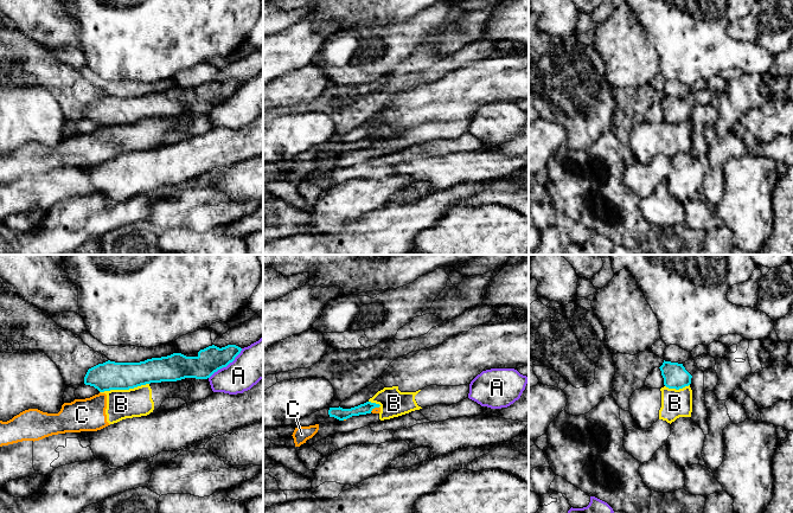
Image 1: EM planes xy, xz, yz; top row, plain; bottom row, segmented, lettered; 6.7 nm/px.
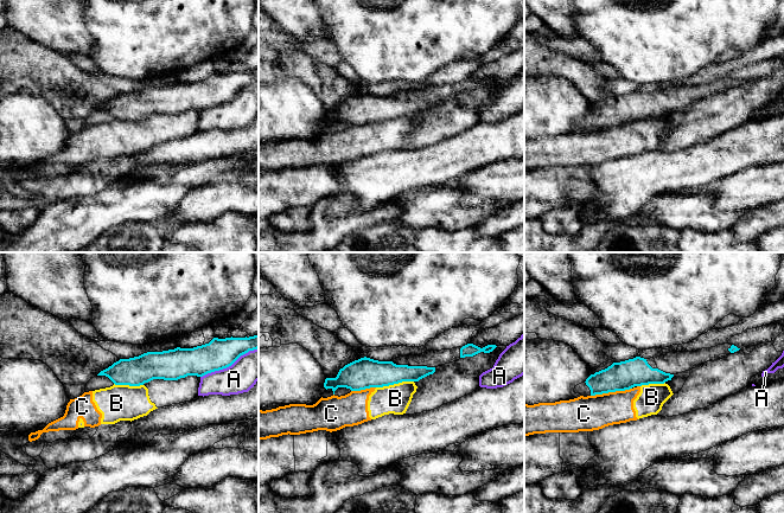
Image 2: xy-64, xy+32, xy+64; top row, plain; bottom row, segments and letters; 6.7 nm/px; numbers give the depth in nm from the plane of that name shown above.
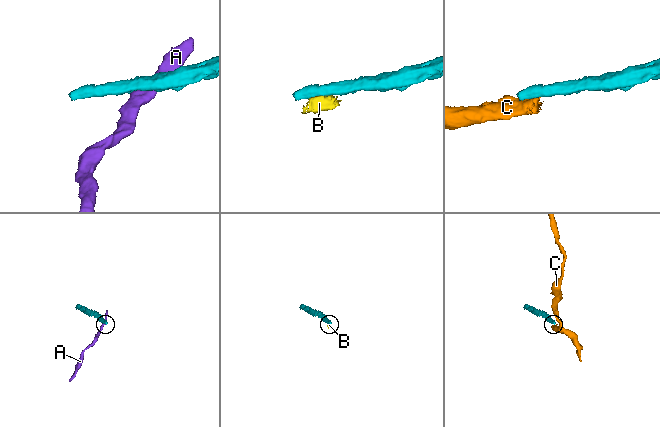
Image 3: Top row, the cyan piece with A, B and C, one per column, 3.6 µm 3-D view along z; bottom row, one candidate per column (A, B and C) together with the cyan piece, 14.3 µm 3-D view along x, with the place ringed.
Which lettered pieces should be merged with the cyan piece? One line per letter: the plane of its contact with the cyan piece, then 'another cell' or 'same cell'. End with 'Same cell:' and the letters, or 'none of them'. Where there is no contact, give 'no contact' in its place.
A: xy | another cell
B: xy | another cell
C: xz | another cell
Same cell: none of them

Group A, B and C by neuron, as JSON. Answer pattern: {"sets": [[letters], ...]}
{"sets": [["A"], ["B", "C"]]}

